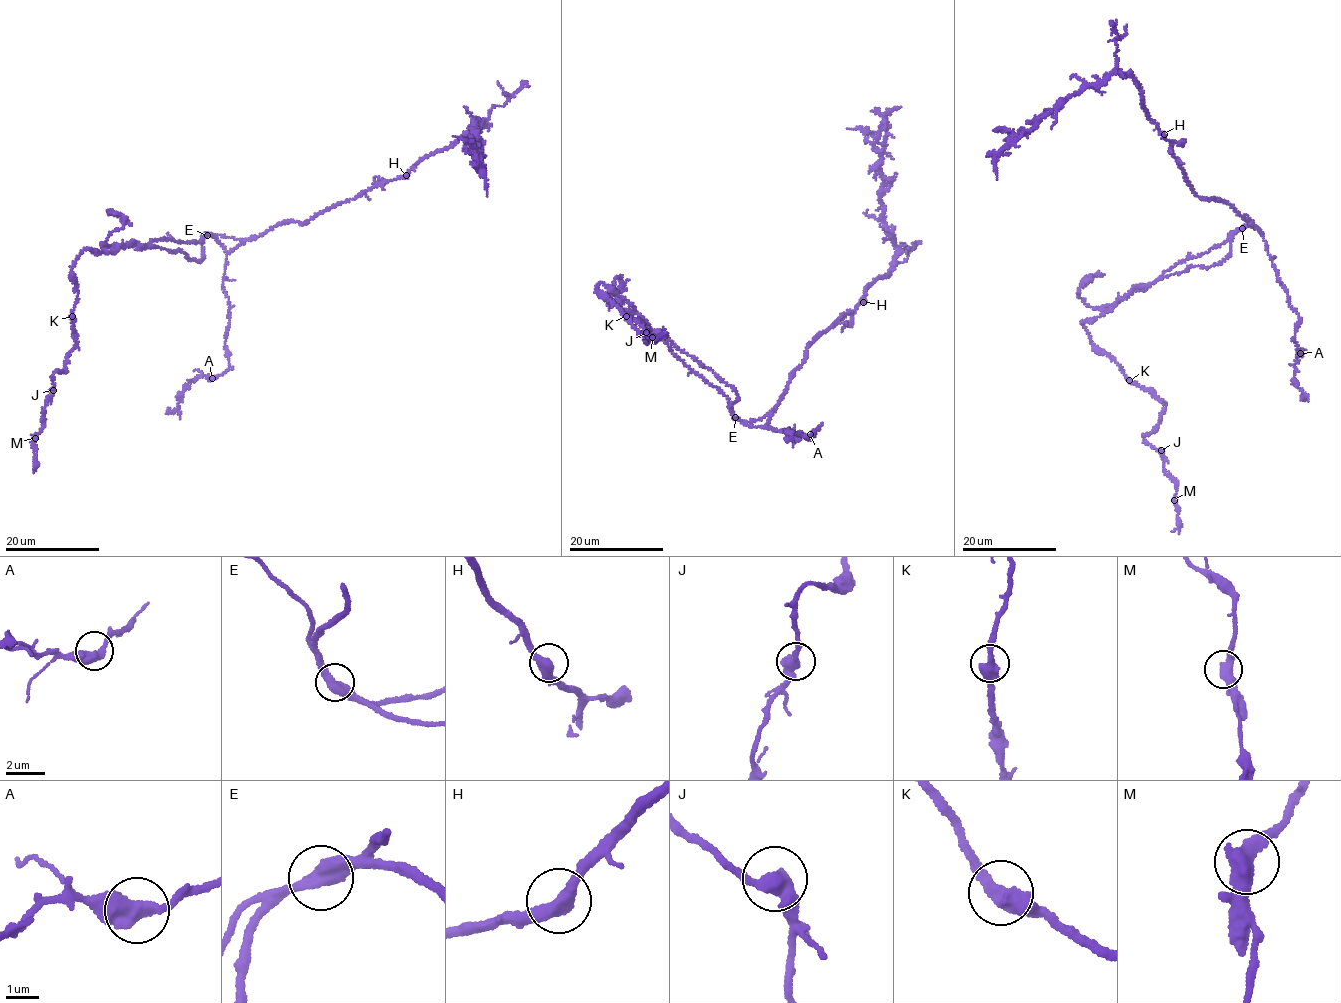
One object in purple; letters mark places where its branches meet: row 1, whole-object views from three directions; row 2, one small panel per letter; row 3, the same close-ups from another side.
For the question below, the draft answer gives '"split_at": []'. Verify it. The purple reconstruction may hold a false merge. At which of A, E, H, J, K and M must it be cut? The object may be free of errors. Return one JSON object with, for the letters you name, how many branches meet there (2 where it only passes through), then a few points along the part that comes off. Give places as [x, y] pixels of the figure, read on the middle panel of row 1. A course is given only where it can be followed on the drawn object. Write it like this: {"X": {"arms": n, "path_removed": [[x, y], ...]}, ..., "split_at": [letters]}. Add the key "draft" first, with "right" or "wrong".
{"draft": "wrong", "E": {"arms": 2, "path_removed": [[735, 416], [727, 396], [625, 310], [613, 281], [620, 277], [621, 290], [611, 299], [610, 309]]}, "split_at": ["E"]}

